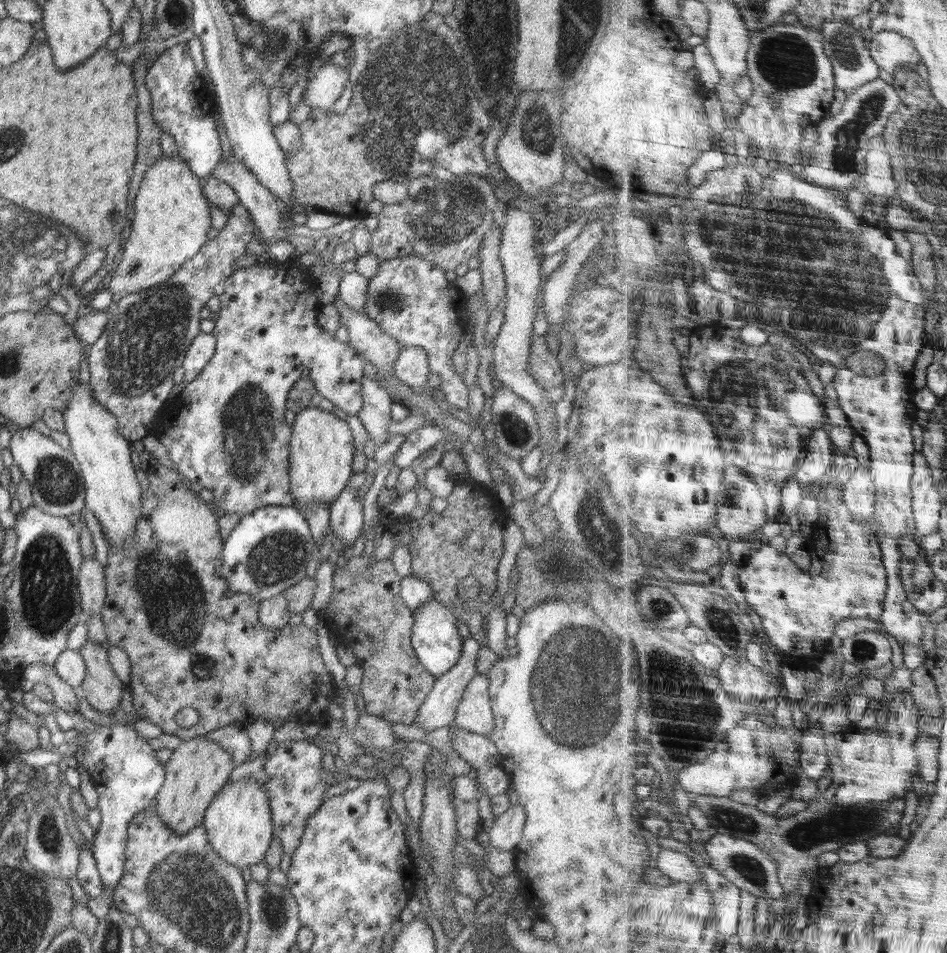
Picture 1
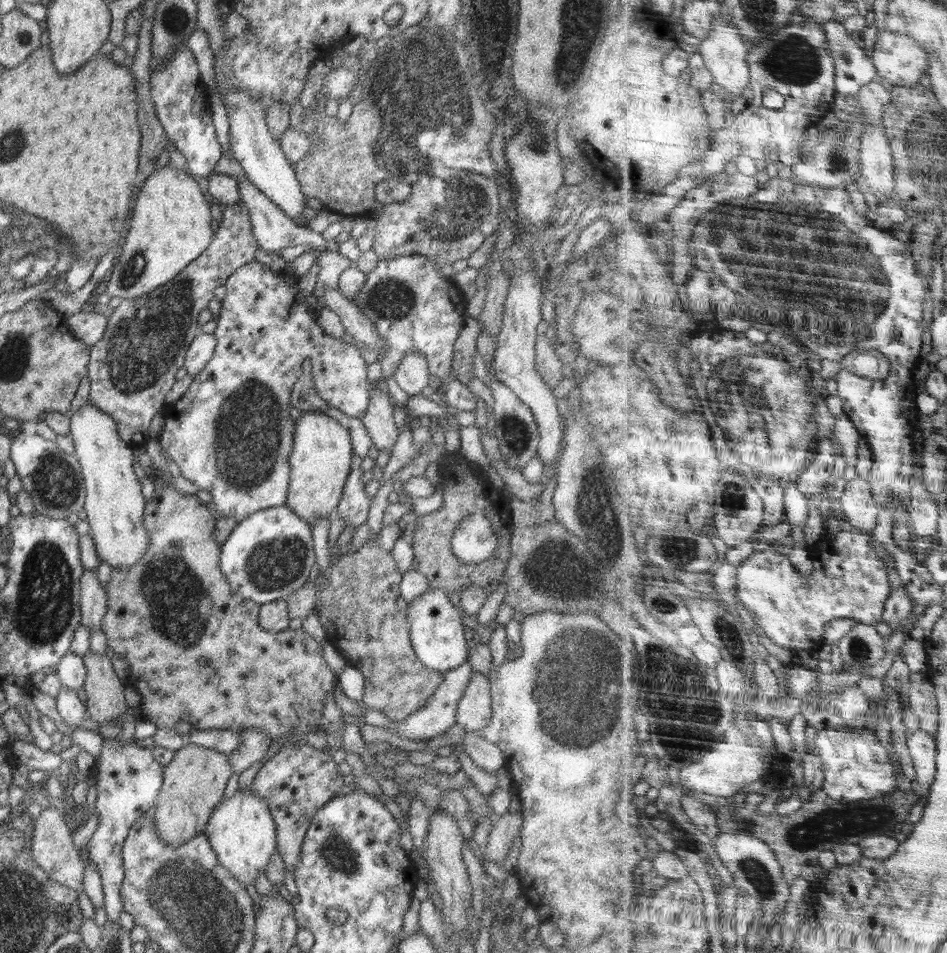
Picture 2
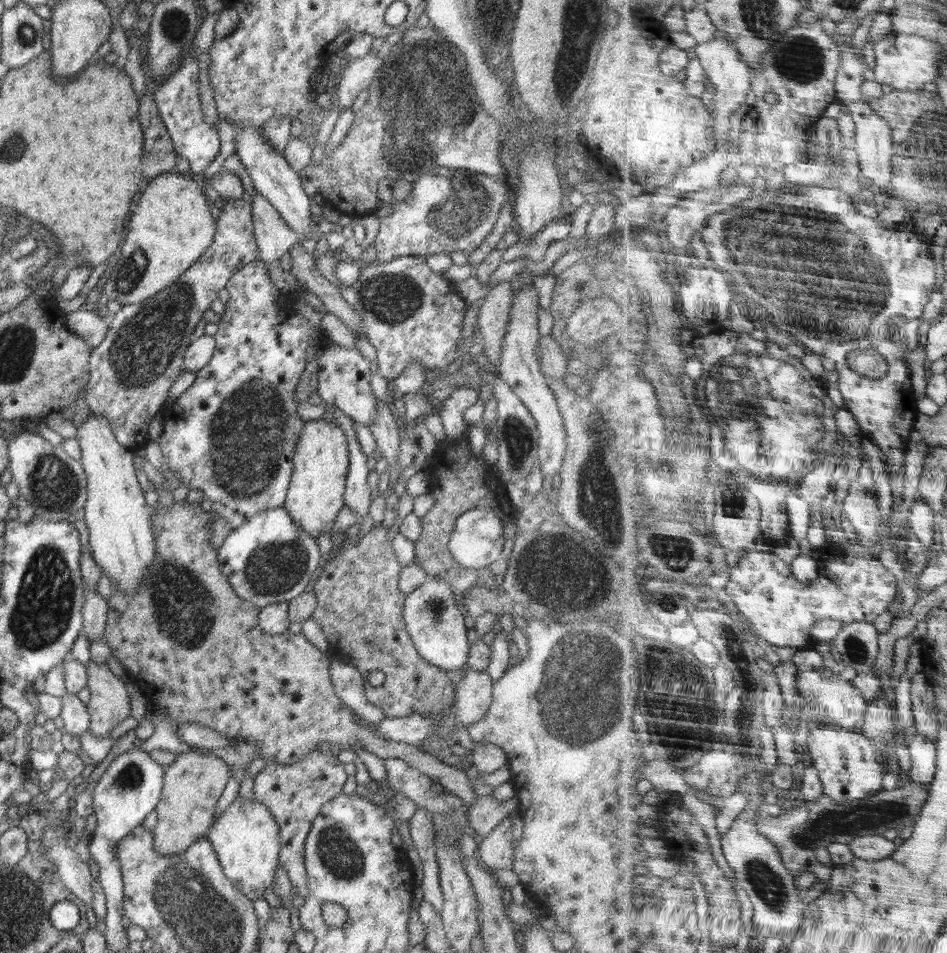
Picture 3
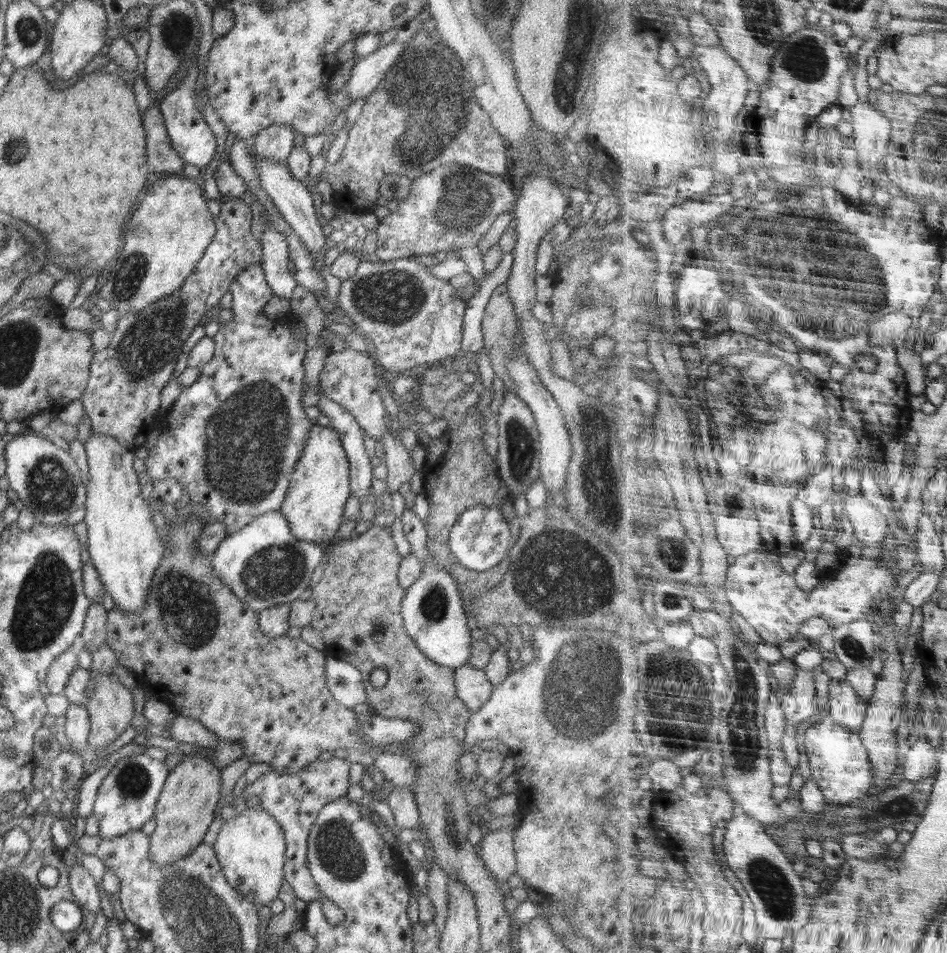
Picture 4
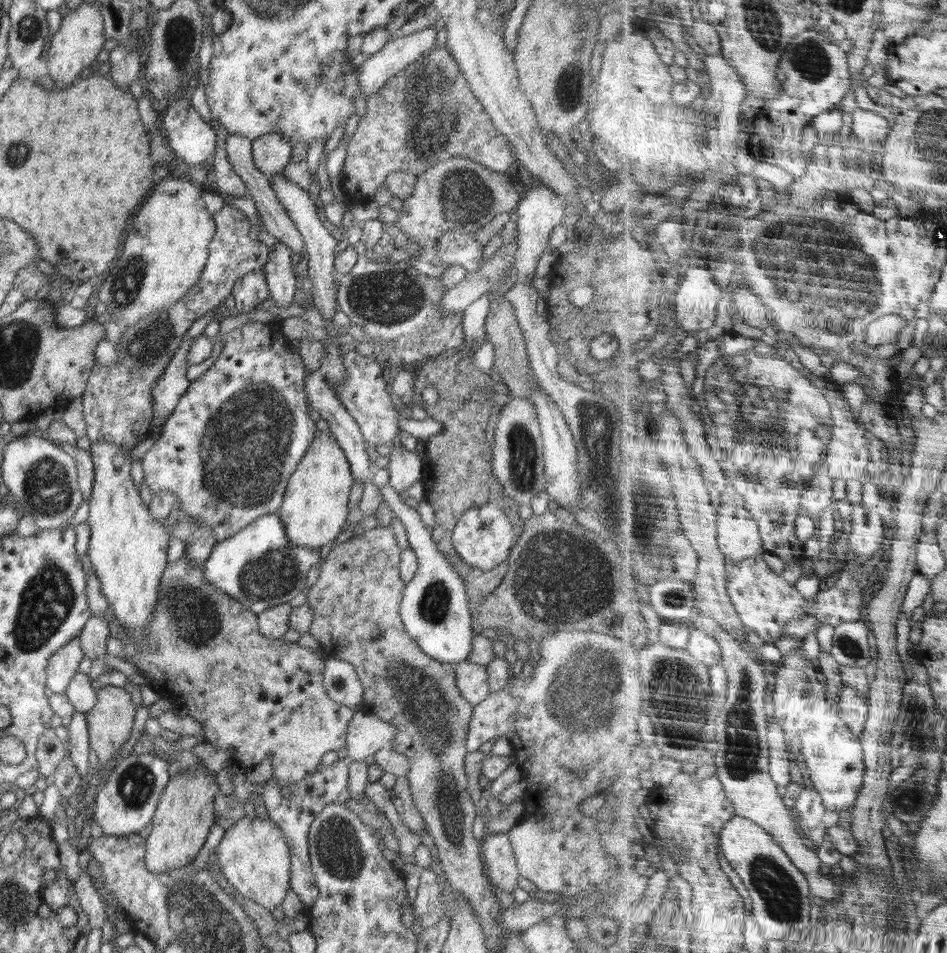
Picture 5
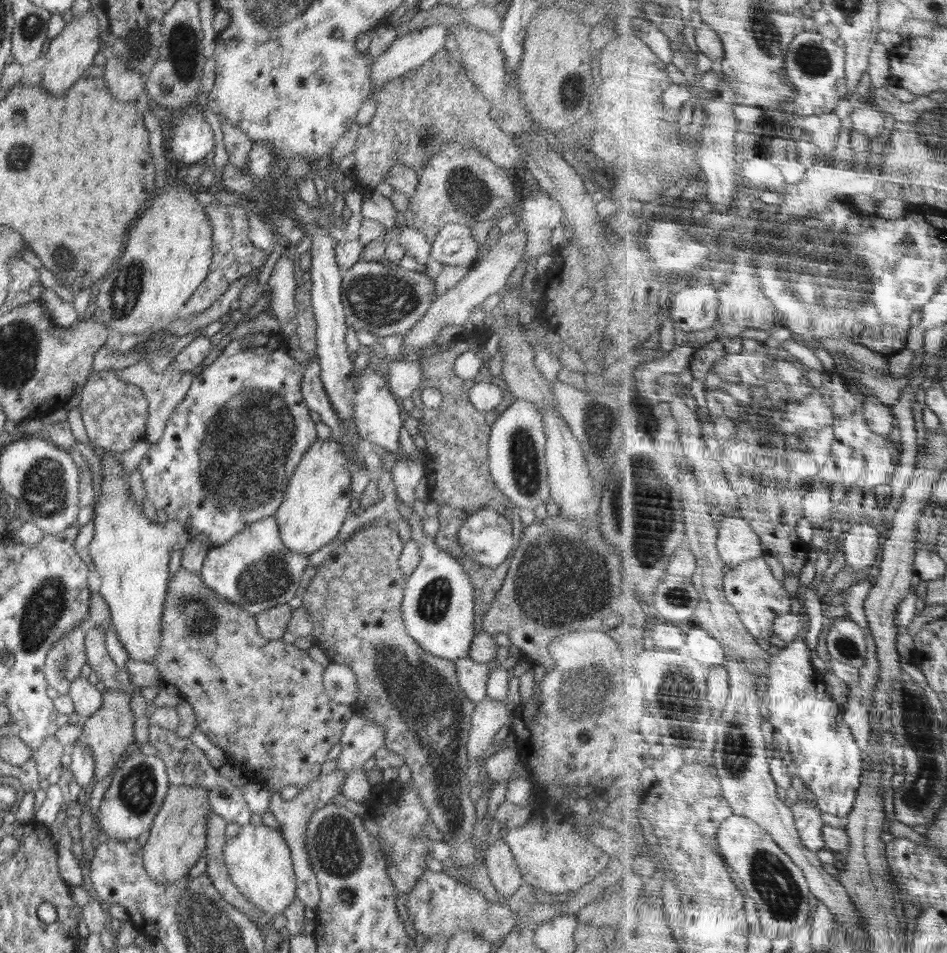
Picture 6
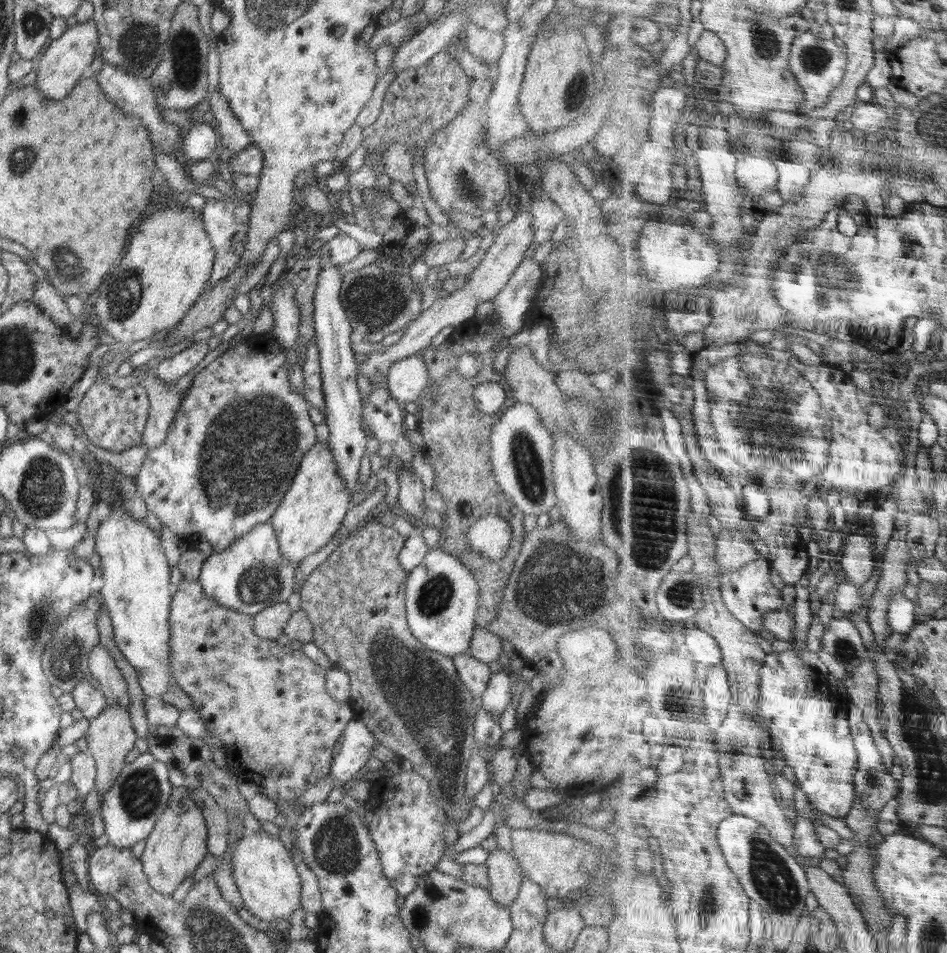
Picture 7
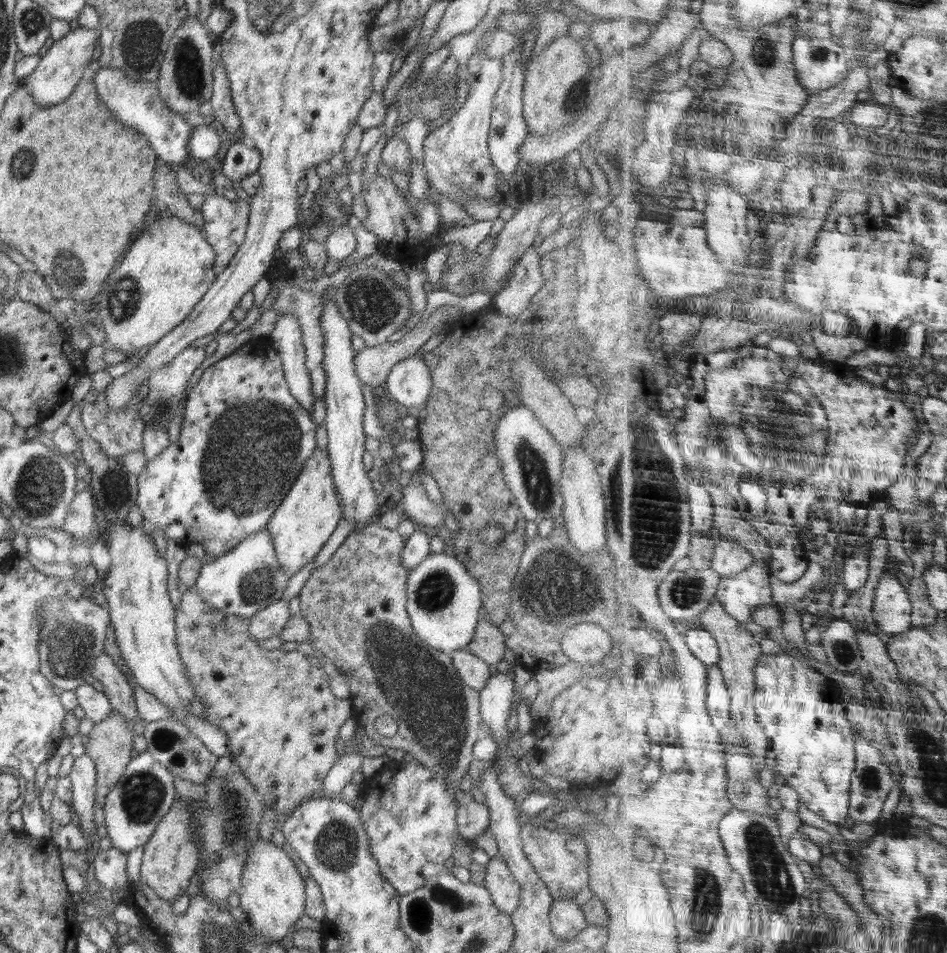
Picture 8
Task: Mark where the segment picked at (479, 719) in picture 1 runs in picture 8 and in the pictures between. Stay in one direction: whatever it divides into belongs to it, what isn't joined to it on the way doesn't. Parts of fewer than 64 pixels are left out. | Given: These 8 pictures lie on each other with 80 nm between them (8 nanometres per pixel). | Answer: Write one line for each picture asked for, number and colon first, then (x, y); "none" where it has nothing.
2: (474, 711)
3: (473, 693)
4: (472, 687)
5: (471, 679)
6: (472, 676)
7: (475, 674)
8: (474, 672)

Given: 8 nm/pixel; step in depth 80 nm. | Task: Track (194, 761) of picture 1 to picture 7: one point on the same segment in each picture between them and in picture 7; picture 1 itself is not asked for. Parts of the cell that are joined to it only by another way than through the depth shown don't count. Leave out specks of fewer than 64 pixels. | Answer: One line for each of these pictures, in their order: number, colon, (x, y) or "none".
2: (194, 782)
3: (193, 783)
4: (185, 809)
5: (185, 813)
6: (177, 839)
7: (177, 845)

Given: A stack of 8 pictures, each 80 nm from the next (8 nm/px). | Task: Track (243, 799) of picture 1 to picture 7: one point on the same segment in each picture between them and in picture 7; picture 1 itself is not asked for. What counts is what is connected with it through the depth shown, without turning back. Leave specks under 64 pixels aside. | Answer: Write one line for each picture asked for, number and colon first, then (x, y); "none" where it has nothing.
2: (241, 831)
3: (246, 838)
4: (251, 848)
5: (254, 857)
6: (258, 860)
7: (265, 874)

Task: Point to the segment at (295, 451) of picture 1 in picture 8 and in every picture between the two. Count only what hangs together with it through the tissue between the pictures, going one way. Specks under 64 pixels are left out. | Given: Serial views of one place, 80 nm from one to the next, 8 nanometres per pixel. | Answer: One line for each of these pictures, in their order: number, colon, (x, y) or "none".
2: (320, 460)
3: (315, 495)
4: (318, 489)
5: (314, 508)
6: (317, 500)
7: (312, 510)
8: (303, 522)

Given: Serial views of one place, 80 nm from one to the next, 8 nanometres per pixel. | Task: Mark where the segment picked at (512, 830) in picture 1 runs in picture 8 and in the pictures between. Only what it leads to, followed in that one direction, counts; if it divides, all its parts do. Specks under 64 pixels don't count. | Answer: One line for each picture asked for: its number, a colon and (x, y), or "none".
2: (501, 839)
3: (495, 851)
4: (496, 849)
5: (501, 868)
6: (503, 870)
7: (504, 873)
8: (504, 890)

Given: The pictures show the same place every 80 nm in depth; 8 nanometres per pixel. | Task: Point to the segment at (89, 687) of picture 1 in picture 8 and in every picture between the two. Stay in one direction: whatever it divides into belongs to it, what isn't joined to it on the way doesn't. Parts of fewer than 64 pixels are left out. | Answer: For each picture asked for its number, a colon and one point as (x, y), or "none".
2: (105, 691)
3: (108, 703)
4: (110, 707)
5: (110, 720)
6: (108, 732)
7: (110, 736)
8: (109, 746)

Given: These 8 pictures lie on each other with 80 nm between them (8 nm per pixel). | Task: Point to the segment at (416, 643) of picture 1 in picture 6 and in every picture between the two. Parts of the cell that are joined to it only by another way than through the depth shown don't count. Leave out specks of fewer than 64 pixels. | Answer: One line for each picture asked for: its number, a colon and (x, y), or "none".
2: (437, 635)
3: (436, 626)
4: (432, 612)
5: (435, 610)
6: (438, 608)

